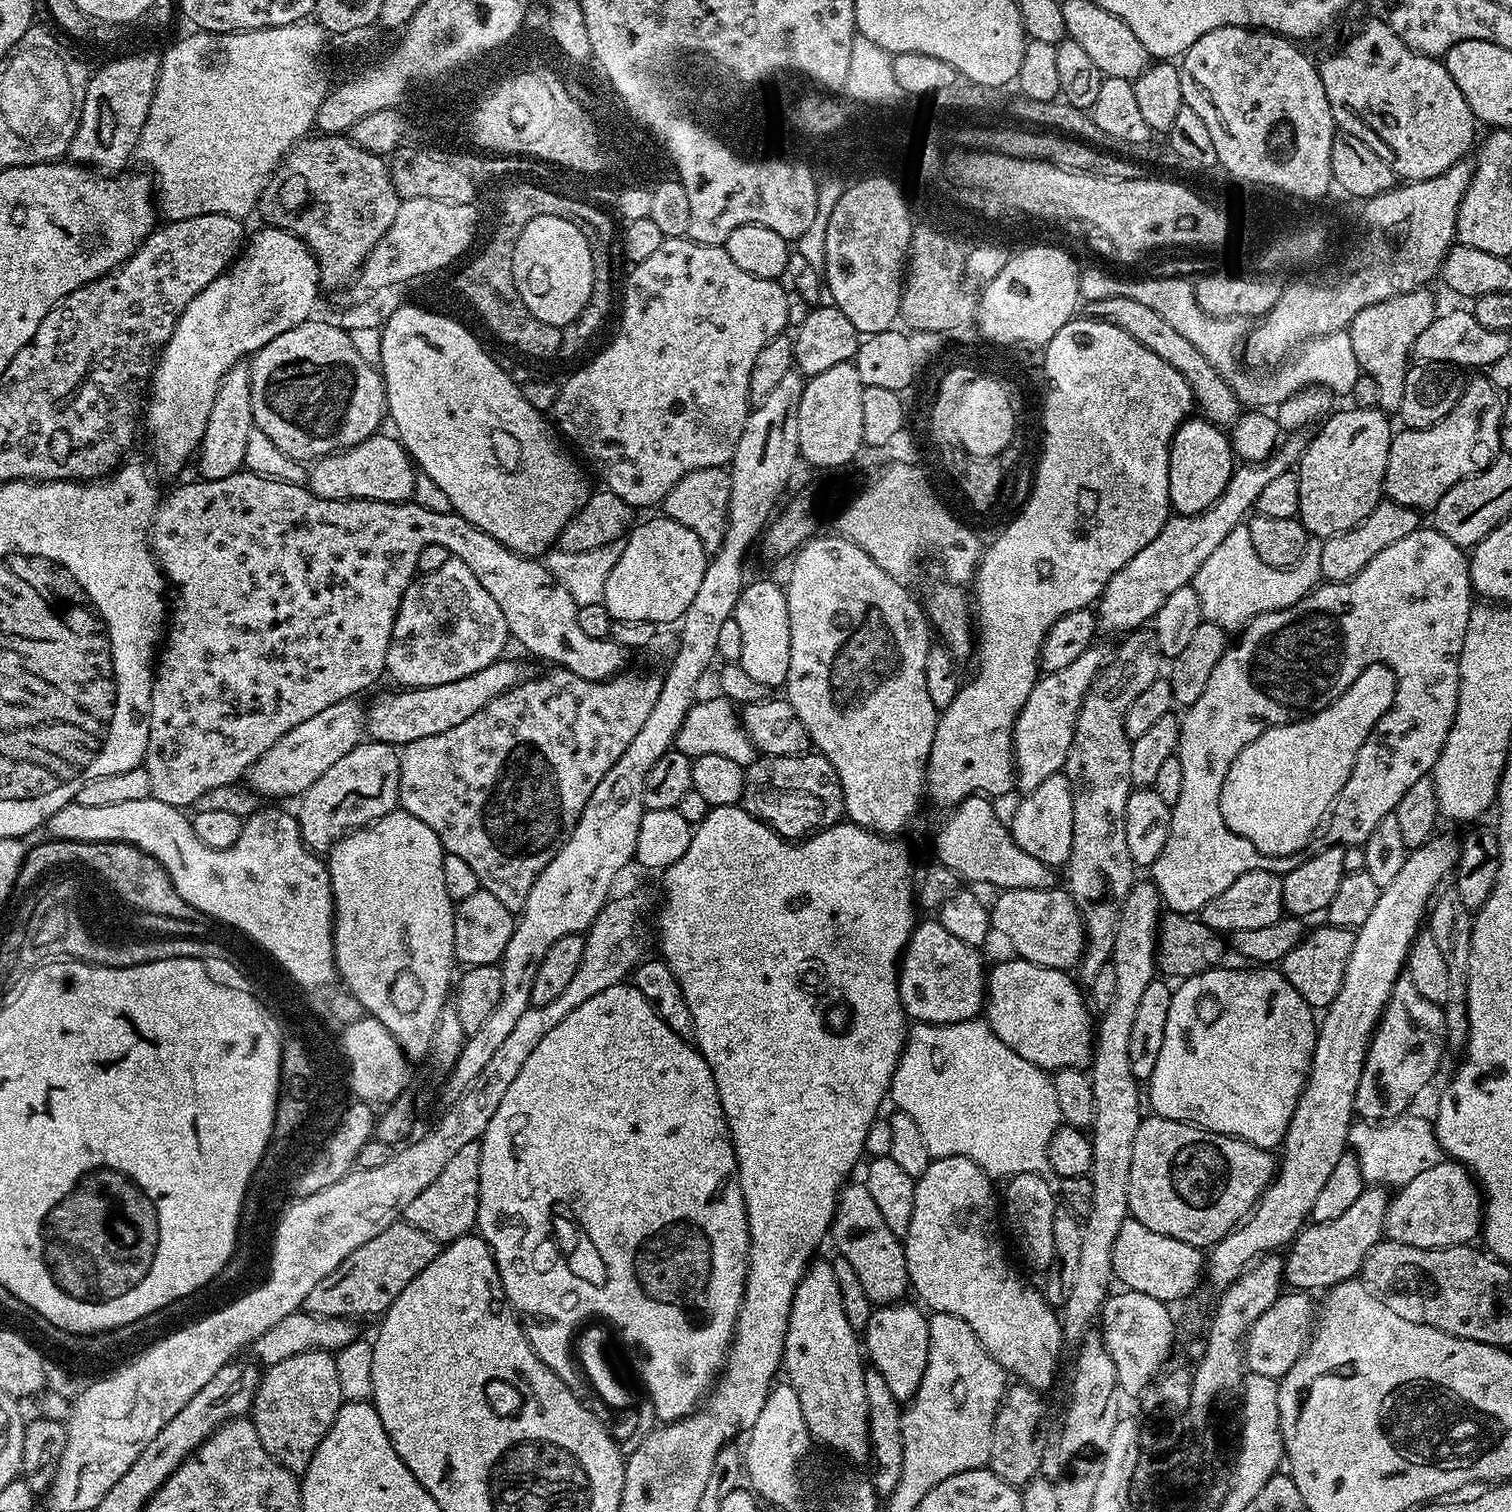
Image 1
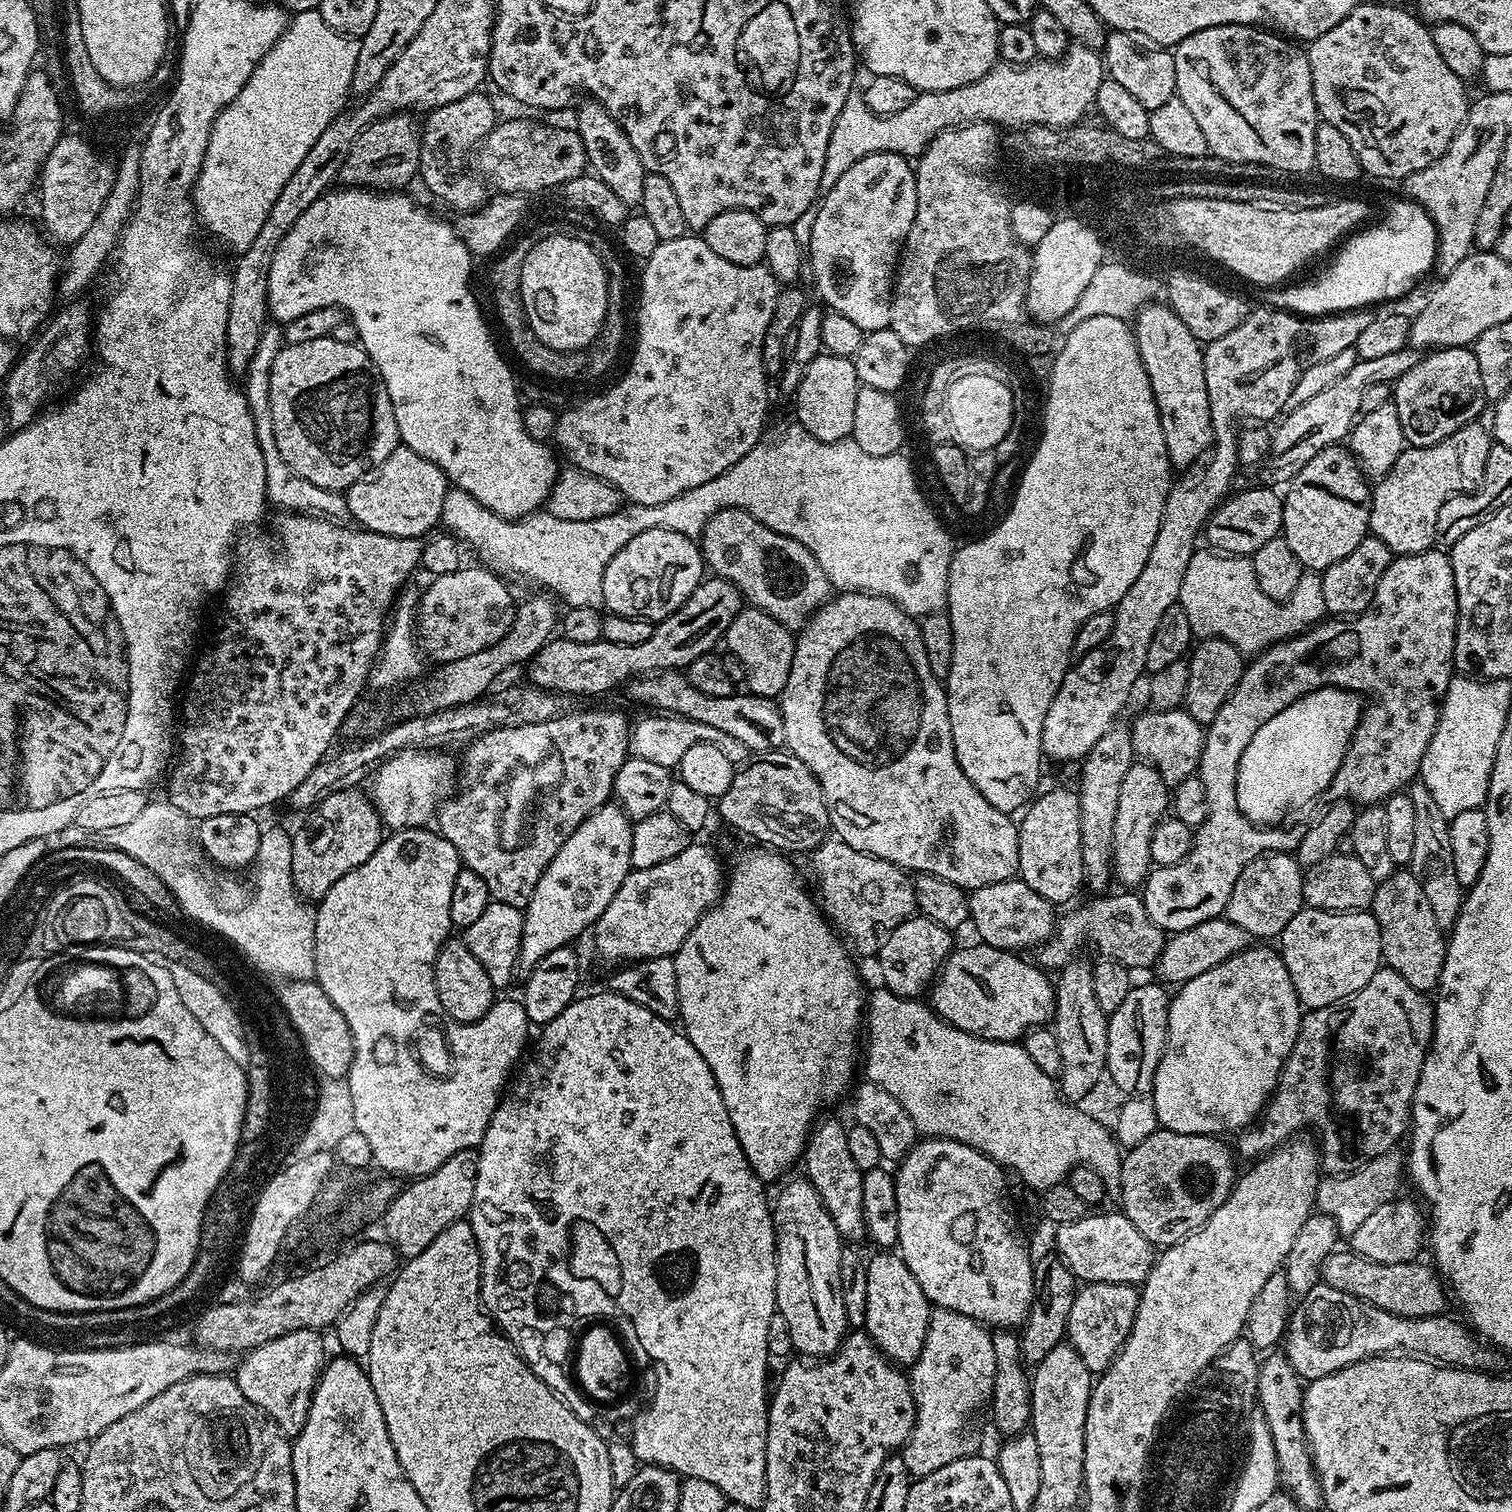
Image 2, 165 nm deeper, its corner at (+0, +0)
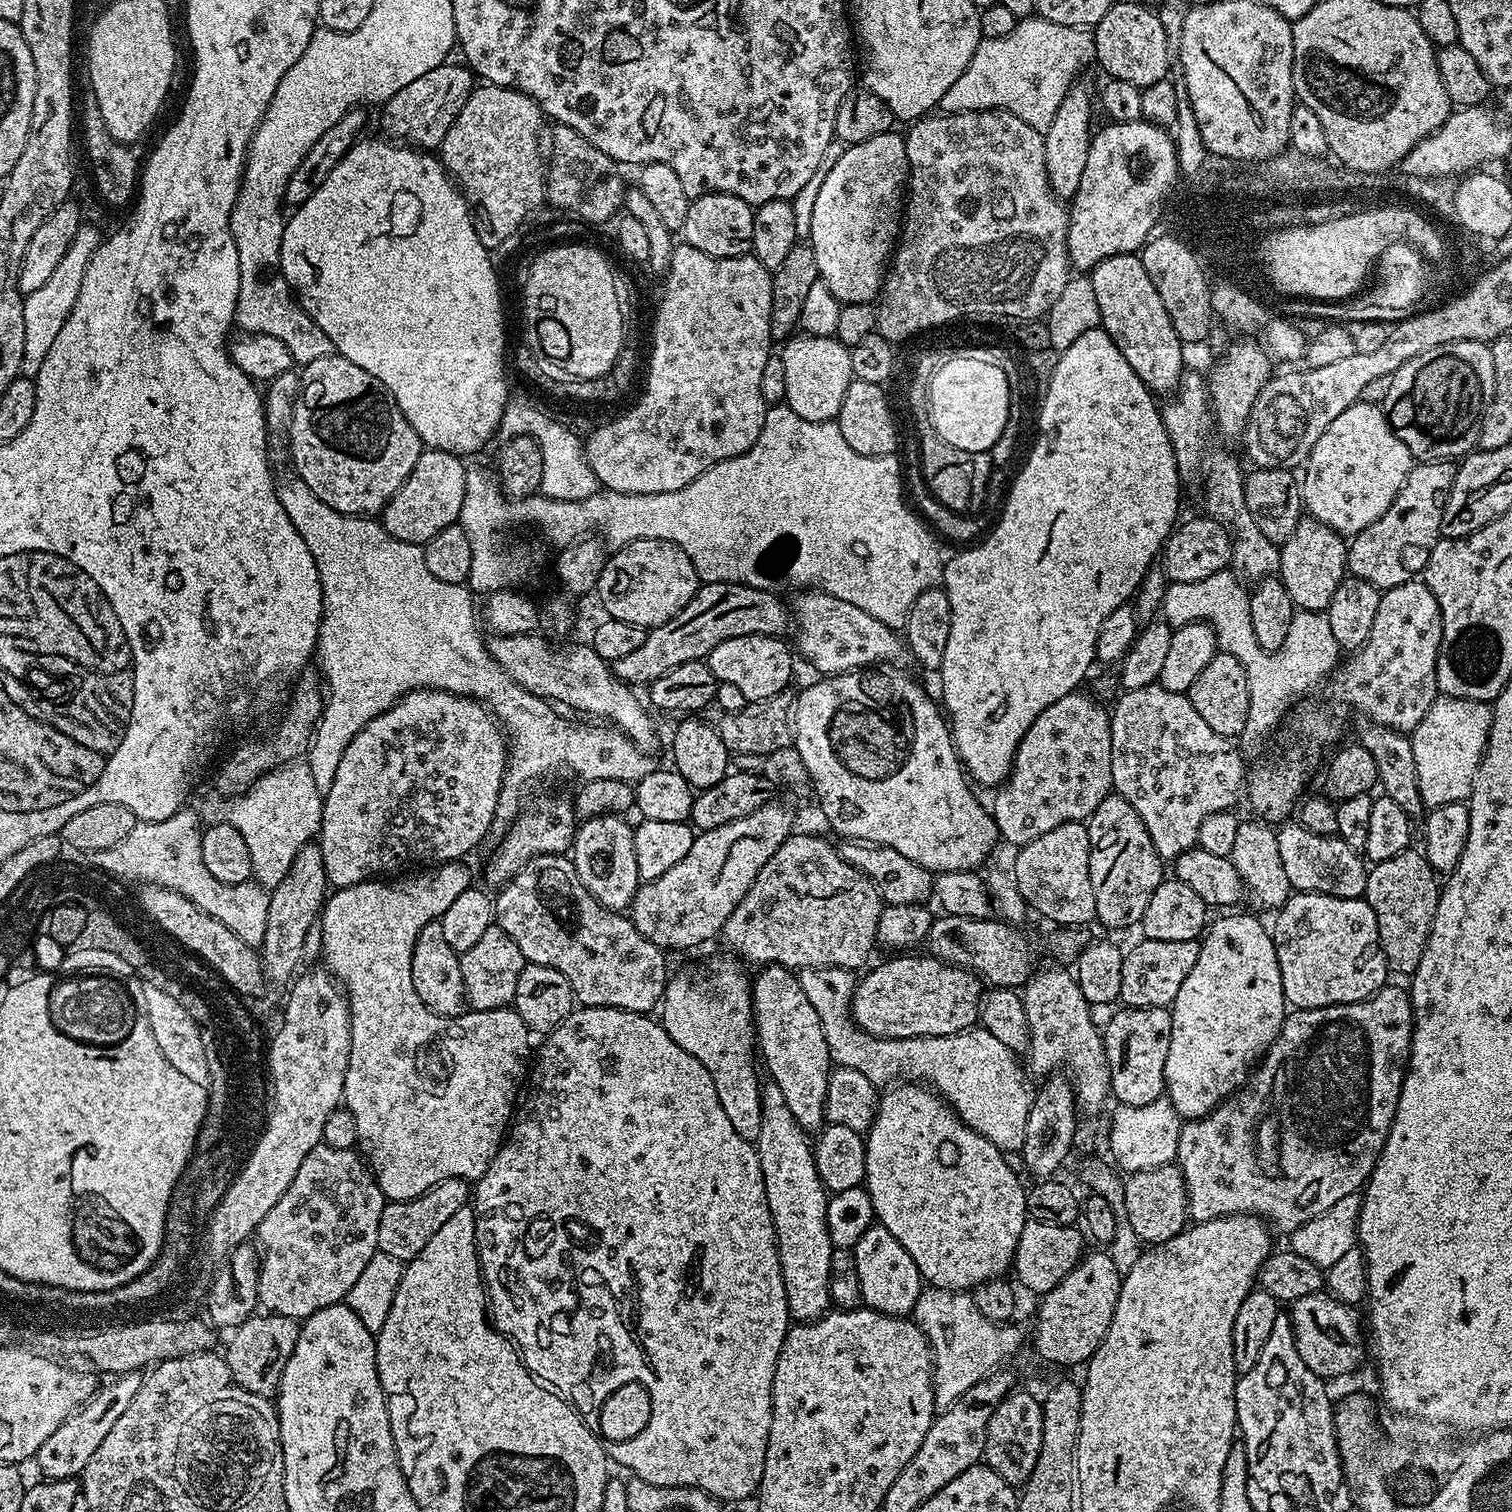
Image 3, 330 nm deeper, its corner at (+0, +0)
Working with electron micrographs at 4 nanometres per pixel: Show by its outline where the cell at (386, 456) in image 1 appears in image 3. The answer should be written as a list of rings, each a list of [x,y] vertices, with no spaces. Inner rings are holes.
[[[437,448],[421,451],[408,481],[396,491],[394,498],[390,498],[384,508],[384,529],[402,542],[423,546],[430,538],[434,538],[434,534],[438,534],[438,530],[446,530],[446,526],[457,523],[462,510],[462,494],[466,494],[465,467],[461,457],[449,452]]]

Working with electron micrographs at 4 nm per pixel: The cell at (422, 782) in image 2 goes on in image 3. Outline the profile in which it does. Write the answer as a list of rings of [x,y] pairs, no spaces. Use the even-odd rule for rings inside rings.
[[[421,690],[419,692],[408,692],[401,698],[397,700],[395,704],[393,704],[390,710],[386,710],[379,716],[378,718],[374,718],[370,723],[367,724],[352,739],[350,743],[346,746],[346,750],[342,754],[342,762],[338,762],[336,765],[336,769],[334,770],[334,778],[332,779],[332,783],[327,785],[326,791],[323,793],[324,798],[324,817],[322,818],[322,822],[320,823],[320,831],[318,833],[318,843],[320,845],[320,853],[323,856],[323,862],[326,866],[326,872],[328,874],[328,882],[329,885],[333,889],[337,888],[349,888],[350,886],[354,886],[355,884],[361,884],[363,880],[371,880],[373,878],[383,877],[385,874],[392,873],[384,873],[384,872],[392,872],[395,868],[400,868],[404,863],[409,860],[412,864],[420,864],[416,866],[435,866],[437,864],[451,864],[453,862],[460,862],[465,859],[464,855],[467,852],[472,852],[476,847],[479,846],[480,843],[484,840],[484,835],[487,834],[488,831],[492,828],[492,819],[496,816],[496,807],[499,804],[502,804],[502,797],[500,795],[500,788],[504,784],[504,769],[508,767],[508,745],[506,743],[506,737],[493,713],[489,711],[489,709],[485,708],[483,704],[478,700],[473,700],[470,696],[454,696],[450,692],[434,692],[431,690]]]

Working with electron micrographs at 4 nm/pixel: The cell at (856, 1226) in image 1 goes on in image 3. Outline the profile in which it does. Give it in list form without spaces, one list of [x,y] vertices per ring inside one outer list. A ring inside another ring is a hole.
[[[769,964],[759,969],[752,985],[752,1015],[762,1064],[768,1067],[771,1083],[782,1090],[790,1114],[809,1134],[819,1133],[825,1127],[824,1103],[826,1086],[833,1070],[826,1034],[818,1018],[818,1010],[810,1006],[800,985],[799,975],[781,964]]]

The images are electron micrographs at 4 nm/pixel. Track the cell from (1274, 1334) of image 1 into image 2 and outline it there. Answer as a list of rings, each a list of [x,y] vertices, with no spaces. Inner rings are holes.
[[[1326,1283],[1315,1284],[1308,1293],[1299,1301],[1300,1304],[1291,1309],[1282,1336],[1282,1355],[1288,1359],[1290,1366],[1300,1375],[1301,1381],[1311,1382],[1334,1374],[1342,1370],[1347,1364],[1359,1360],[1368,1360],[1371,1356],[1386,1356],[1389,1354],[1404,1353],[1421,1360],[1431,1360],[1433,1364],[1451,1366],[1453,1368],[1470,1368],[1477,1372],[1499,1373],[1506,1360],[1505,1353],[1497,1350],[1493,1345],[1485,1342],[1469,1327],[1456,1320],[1451,1320],[1448,1314],[1439,1316],[1399,1316],[1390,1314],[1365,1300],[1354,1298],[1342,1290],[1334,1290]]]

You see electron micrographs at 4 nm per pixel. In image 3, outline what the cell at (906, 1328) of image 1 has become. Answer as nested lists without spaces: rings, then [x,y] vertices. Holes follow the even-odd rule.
[[[876,1222],[870,1230],[866,1230],[866,1234],[862,1234],[862,1238],[858,1238],[852,1253],[858,1266],[861,1301],[887,1316],[911,1317],[922,1291],[922,1277],[918,1266],[914,1266],[914,1258],[906,1254],[906,1246],[902,1246],[890,1230]]]

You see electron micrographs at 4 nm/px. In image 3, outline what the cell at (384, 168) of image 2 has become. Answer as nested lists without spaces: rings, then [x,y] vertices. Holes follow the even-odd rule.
[[[445,62],[434,66],[434,70],[426,70],[422,78],[414,78],[410,86],[398,90],[394,98],[382,105],[381,112],[384,113],[380,116],[380,124],[393,141],[403,142],[417,150],[439,149],[442,138],[446,138],[446,130],[450,130],[454,118],[462,114],[462,106],[466,106],[466,98],[470,98],[474,87],[474,73],[467,63],[452,63]]]

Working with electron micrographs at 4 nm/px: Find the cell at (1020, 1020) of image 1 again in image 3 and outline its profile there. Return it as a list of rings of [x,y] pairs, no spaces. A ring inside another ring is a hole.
[[[916,954],[893,955],[896,956],[893,960],[877,968],[869,967],[863,973],[865,976],[859,977],[850,1009],[856,1025],[878,1038],[958,1036],[967,1032],[980,1019],[980,977],[966,968],[943,964],[927,954],[912,955]]]

